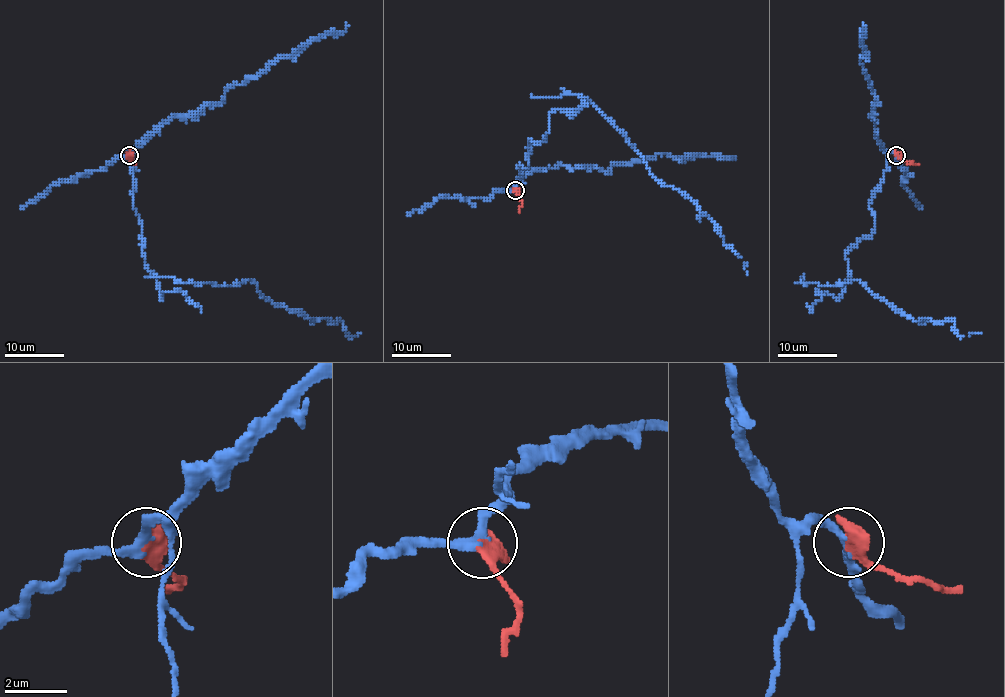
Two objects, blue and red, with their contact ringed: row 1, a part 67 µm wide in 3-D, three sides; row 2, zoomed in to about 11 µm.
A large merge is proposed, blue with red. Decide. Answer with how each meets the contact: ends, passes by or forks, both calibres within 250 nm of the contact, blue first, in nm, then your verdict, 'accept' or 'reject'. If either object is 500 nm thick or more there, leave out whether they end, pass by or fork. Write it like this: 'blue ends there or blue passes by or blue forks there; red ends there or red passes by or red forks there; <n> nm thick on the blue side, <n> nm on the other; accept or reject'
280 nm thick on the blue side, 600 nm on the other; reject

